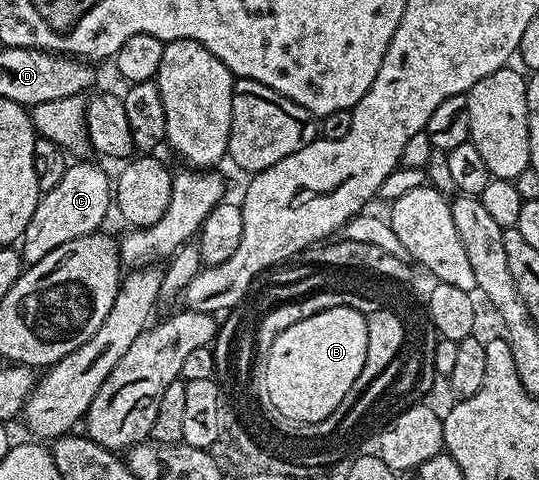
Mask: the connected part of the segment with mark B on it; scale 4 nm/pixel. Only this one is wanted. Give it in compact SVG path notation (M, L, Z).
M349 306L333 307L286 327L269 349L265 371L261 375L268 399L278 404L279 409L284 409L287 417L303 417L310 424L331 416L349 394L357 375L361 375L361 367L365 367L365 342L368 339L366 316Z

